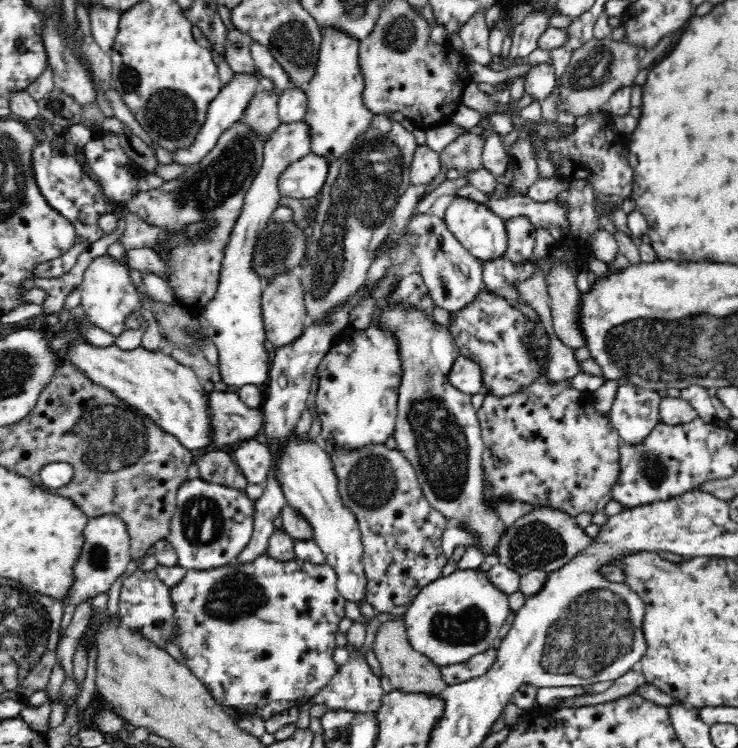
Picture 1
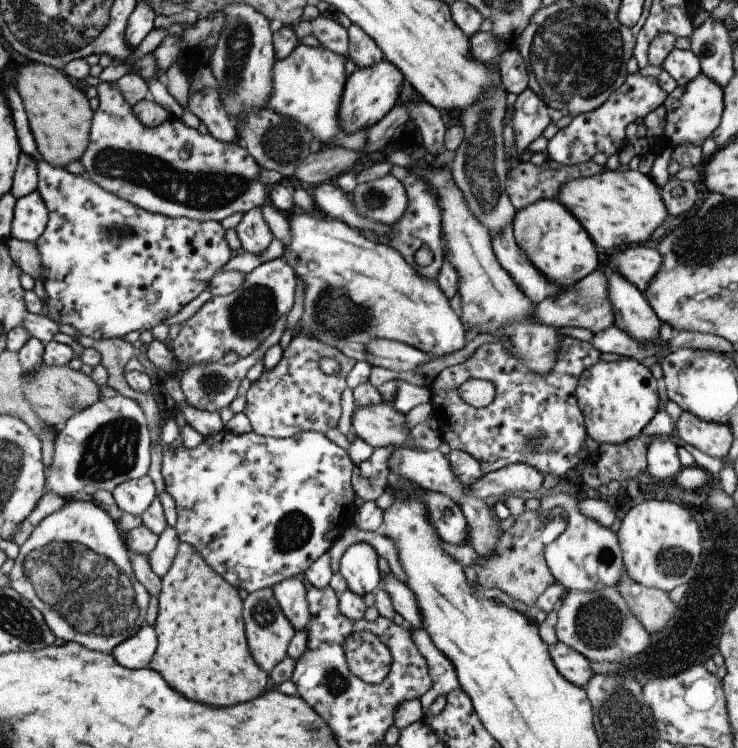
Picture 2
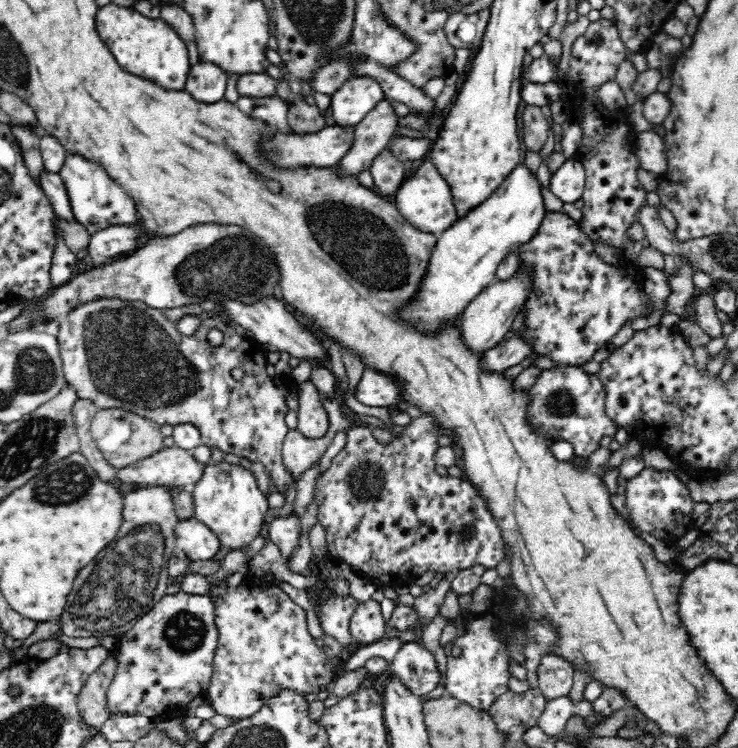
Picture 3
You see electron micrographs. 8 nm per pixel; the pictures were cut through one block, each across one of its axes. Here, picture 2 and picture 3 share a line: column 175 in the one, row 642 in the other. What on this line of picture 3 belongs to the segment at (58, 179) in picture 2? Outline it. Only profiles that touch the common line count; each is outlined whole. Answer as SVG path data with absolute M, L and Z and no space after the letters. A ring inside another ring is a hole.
M226 580L220 586L211 584L209 596L214 601L215 625L218 629L218 647L213 658L213 672L205 696L212 708L224 716L237 719L248 718L258 712L270 698L280 690L295 690L298 694L307 695L322 692L337 677L337 667L328 660L323 648L318 648L315 638L310 636L306 627L306 611L290 599L282 589L272 584L270 588L251 589L249 586L232 588Z

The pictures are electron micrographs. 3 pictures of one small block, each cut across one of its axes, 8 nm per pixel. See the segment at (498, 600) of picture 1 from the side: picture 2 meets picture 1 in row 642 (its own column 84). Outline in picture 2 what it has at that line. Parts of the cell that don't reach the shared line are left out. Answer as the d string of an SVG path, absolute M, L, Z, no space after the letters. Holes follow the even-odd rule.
M117 395L114 398L101 398L86 410L74 414L66 424L55 432L54 456L47 470L44 470L46 481L45 492L60 496L62 500L72 500L76 494L96 496L96 492L112 490L131 479L147 476L150 463L150 432L146 424L144 410L136 400Z

